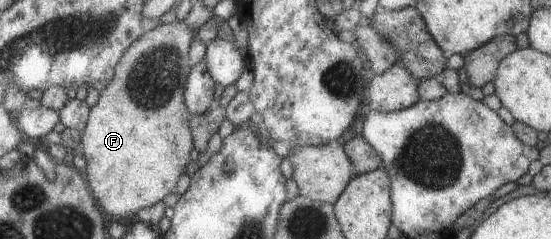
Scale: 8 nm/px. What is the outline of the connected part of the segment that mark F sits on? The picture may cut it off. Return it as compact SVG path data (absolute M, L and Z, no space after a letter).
M177 20L168 24L159 23L152 30L145 32L144 36L125 52L120 64L116 67L113 81L106 85L105 89L103 89L99 95L98 102L91 109L88 126L82 134L85 151L84 157L87 160L87 167L84 173L96 200L99 205L101 205L101 209L115 217L115 219L127 223L131 220L135 220L137 211L141 211L143 207L149 208L151 205L155 205L157 201L165 199L169 193L174 193L175 187L177 187L177 183L179 183L179 179L181 179L181 175L185 173L185 169L187 169L187 165L189 165L192 133L189 133L189 108L187 107L187 103L185 103L185 85L187 84L187 79L189 79L189 45L192 42L193 36L193 31L191 31L189 23L187 21Z

